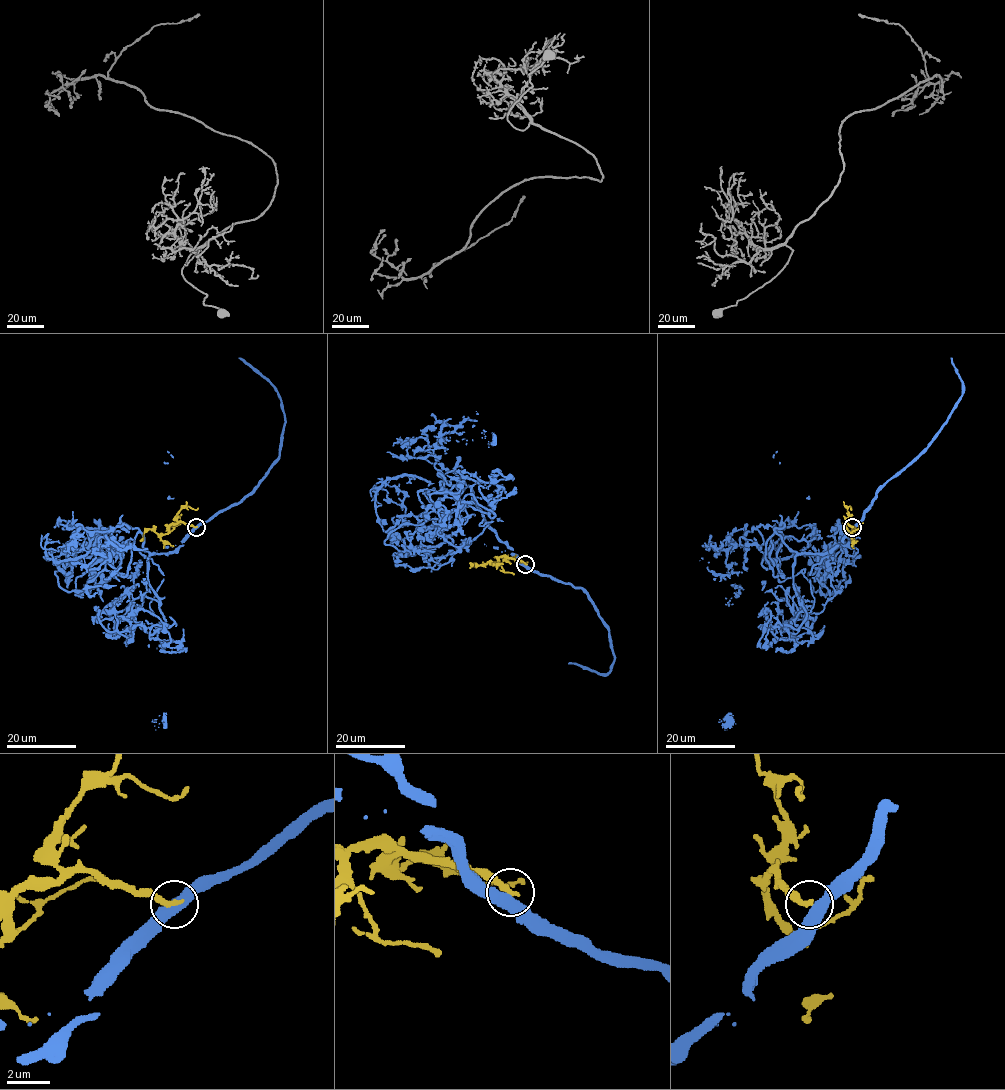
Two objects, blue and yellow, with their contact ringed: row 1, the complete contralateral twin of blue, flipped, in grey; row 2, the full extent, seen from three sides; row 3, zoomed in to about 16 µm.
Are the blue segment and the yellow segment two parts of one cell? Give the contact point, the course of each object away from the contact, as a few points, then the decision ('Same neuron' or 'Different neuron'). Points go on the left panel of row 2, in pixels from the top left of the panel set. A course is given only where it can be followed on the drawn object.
Place: (196, 527). Course of blue: (196, 527), (168, 553), (140, 532), (124, 576), (84, 590), (58, 584), (70, 549), (45, 556), (99, 549). Course of yellow: (196, 527), (182, 521), (173, 523), (164, 534), (148, 529), (140, 541). Different neuron

